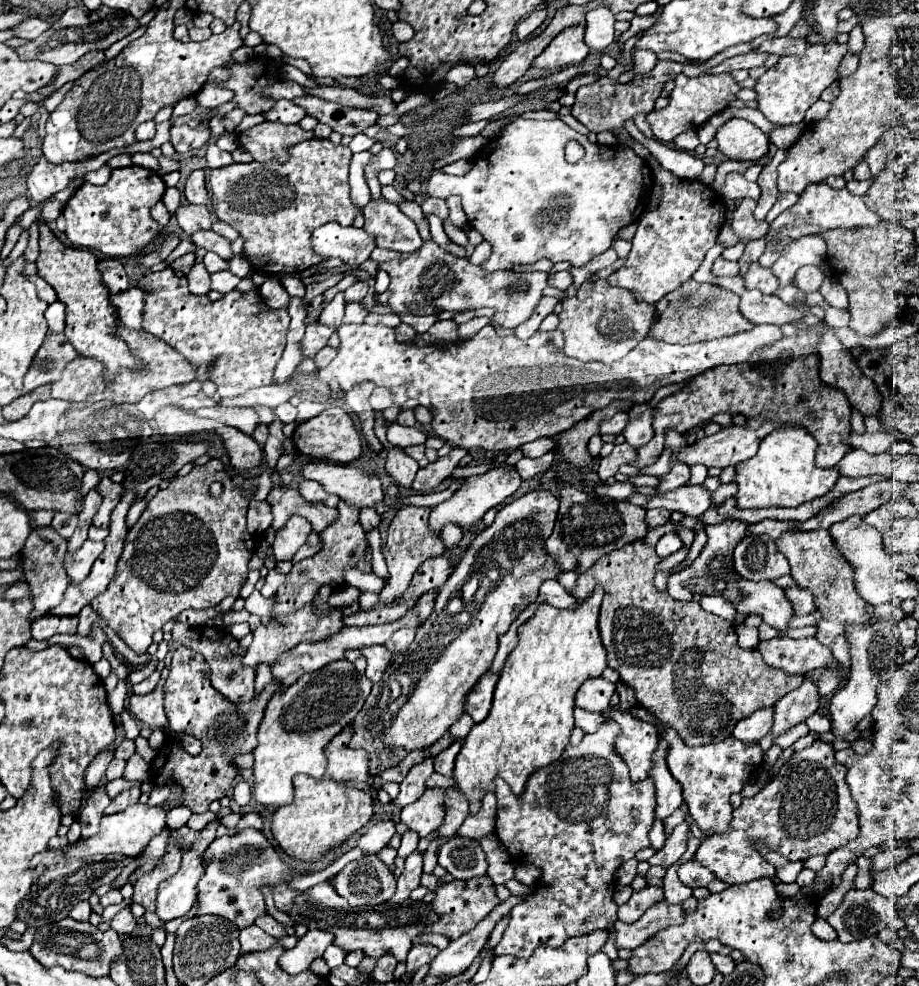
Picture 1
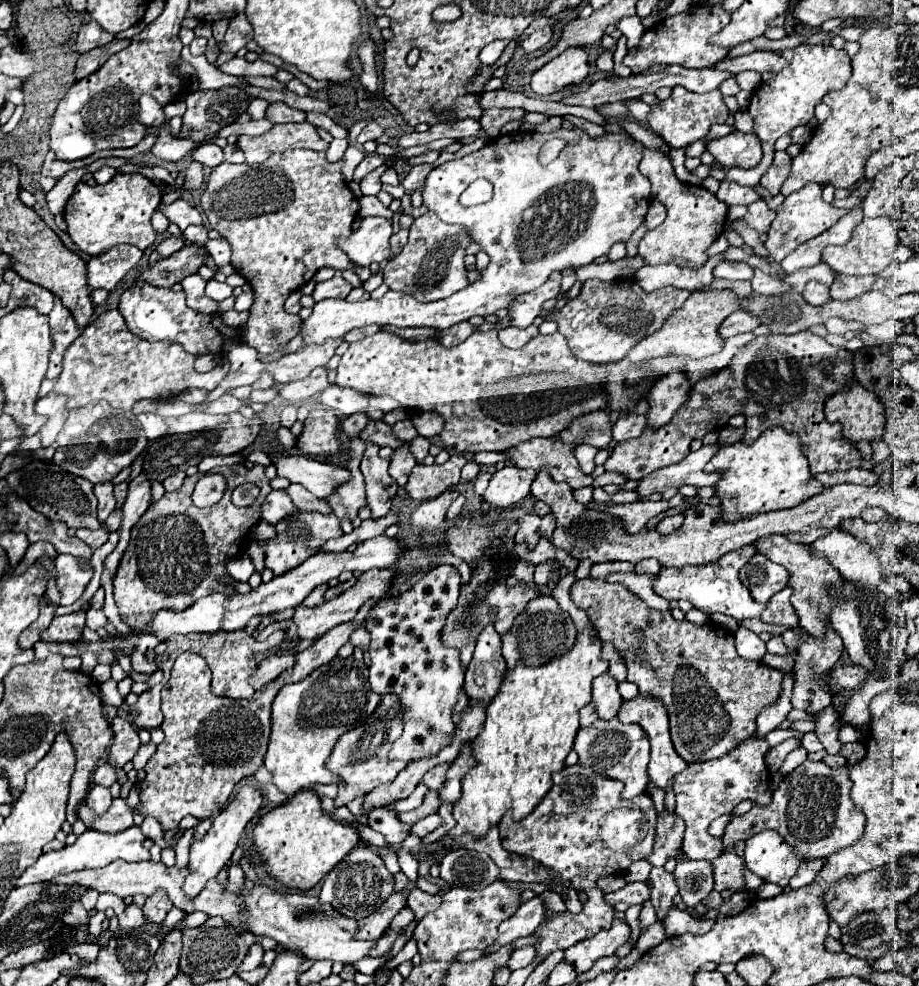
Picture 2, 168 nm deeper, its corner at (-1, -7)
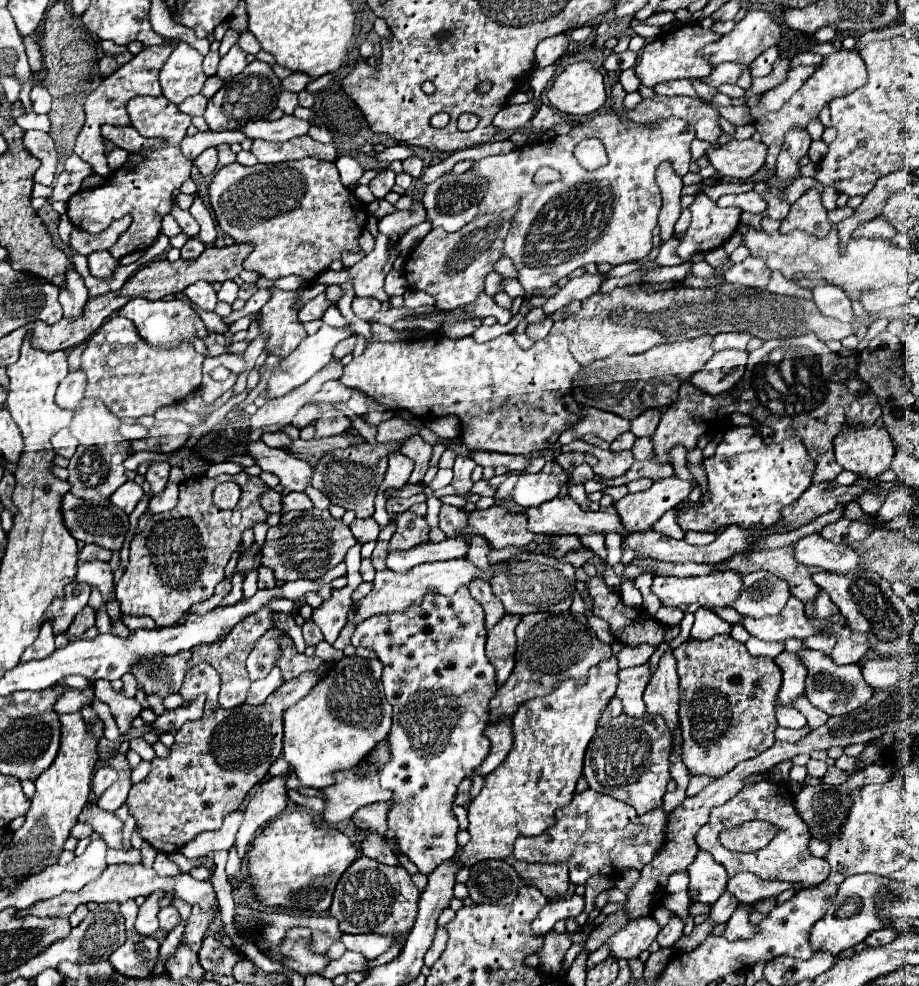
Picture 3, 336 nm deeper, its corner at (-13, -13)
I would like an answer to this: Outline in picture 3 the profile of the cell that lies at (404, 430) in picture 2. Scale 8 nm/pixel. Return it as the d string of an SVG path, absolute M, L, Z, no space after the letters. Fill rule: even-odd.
M387 442L387 444L357 444L343 450L333 450L323 454L323 458L313 466L313 488L319 488L327 498L331 494L331 502L343 506L345 510L353 510L357 518L373 516L377 486L381 486L387 470L387 456L393 450L399 450L401 442ZM337 494L347 494L345 498Z

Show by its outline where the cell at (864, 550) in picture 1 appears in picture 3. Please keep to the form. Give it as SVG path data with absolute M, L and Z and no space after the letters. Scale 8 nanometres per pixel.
M809 534L793 544L795 560L805 566L817 566L831 572L847 574L859 566L859 554L841 544L831 544L819 534Z

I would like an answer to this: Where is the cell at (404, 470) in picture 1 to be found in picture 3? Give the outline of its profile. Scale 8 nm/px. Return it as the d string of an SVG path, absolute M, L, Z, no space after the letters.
M411 436L401 444L401 454L409 456L415 462L415 470L413 470L413 474L409 478L411 484L417 484L417 482L423 480L423 476L425 476L425 472L429 468L431 452L433 452L433 448L427 442L423 442L421 436Z

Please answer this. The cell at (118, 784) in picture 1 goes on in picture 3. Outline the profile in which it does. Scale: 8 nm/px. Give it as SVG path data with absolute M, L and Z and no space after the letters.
M141 760L139 765L131 771L131 781L133 784L139 783L143 778L147 776L151 770L151 763L148 761Z

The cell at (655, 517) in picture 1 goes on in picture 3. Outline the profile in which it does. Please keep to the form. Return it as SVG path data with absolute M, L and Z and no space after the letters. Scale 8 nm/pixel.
M687 532L685 542L689 544L711 544L717 536L713 532Z

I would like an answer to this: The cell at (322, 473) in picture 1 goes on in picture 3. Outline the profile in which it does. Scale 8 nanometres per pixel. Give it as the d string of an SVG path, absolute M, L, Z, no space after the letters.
M259 444L259 448L251 448L249 456L255 458L255 464L263 472L275 474L287 490L303 492L305 486L311 484L313 468L307 462L287 454L285 450L275 450L265 444Z

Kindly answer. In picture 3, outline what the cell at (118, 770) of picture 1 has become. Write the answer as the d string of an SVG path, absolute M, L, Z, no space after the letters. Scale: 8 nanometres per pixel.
M101 766L97 768L95 776L93 776L93 782L91 782L91 790L95 796L101 796L113 782L117 780L117 772L109 766Z

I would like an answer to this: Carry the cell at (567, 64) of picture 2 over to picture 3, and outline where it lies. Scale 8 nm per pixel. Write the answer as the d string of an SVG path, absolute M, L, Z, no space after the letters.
M575 62L555 78L547 92L551 106L569 116L587 116L597 112L605 100L603 76L593 68L591 62Z

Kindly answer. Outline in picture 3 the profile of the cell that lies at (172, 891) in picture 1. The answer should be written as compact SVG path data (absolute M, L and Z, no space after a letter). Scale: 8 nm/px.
M273 776L267 782L259 784L257 792L251 796L247 810L245 810L245 820L237 832L237 854L245 856L245 852L251 848L251 840L255 838L257 830L271 818L279 816L285 806L287 806L287 788L285 788L287 776Z

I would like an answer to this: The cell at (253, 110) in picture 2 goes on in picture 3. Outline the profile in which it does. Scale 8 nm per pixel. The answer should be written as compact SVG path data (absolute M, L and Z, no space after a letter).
M283 90L279 96L279 102L277 102L277 108L281 108L285 114L293 114L297 108L297 94Z

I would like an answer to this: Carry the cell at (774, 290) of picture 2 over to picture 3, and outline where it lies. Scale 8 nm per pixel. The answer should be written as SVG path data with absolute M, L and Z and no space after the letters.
M773 272L771 282L767 284L767 290L773 294L785 294L785 296L797 296L797 298L811 298L811 290L799 286L793 280L787 280L781 272Z

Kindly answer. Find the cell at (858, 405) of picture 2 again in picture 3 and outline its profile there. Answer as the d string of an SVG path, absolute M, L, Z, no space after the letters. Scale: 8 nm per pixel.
M847 426L835 438L837 464L867 480L877 480L889 468L893 454L891 436L883 426Z

